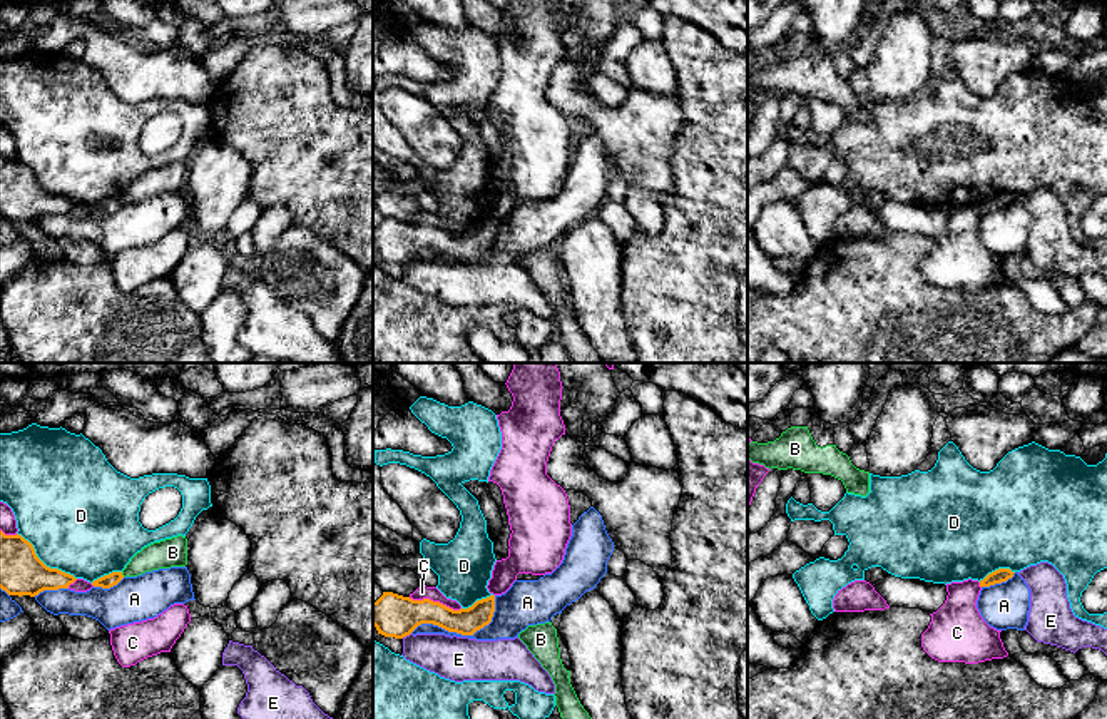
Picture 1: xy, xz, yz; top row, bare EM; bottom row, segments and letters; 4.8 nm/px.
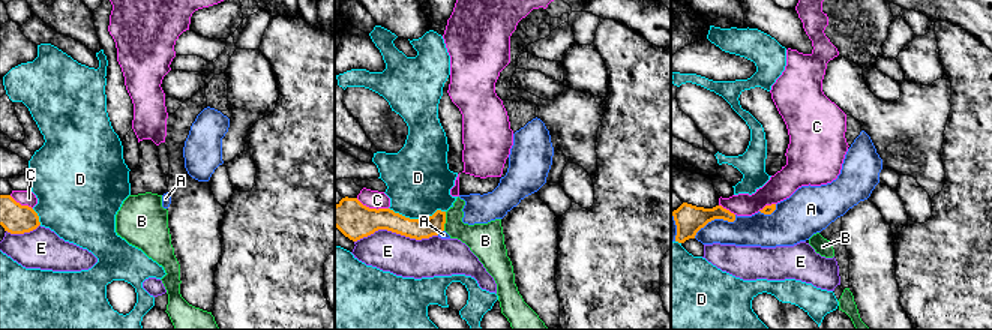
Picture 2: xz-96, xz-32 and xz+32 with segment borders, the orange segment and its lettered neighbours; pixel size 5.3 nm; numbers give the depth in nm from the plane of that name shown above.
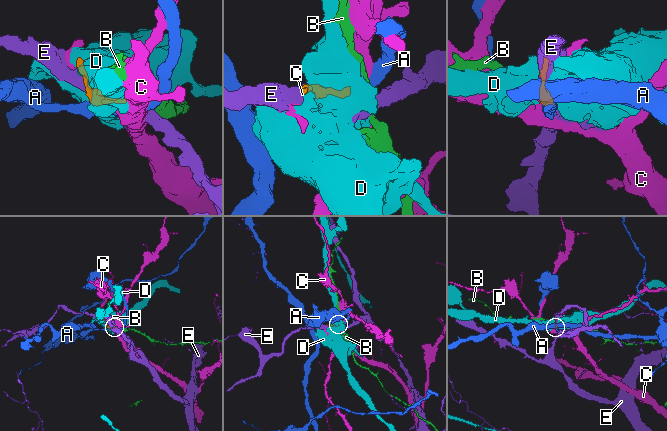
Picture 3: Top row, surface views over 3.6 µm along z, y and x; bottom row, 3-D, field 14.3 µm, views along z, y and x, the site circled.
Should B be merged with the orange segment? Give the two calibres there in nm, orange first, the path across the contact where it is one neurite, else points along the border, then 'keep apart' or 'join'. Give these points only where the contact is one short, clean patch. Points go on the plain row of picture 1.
70 nm thick on the orange side, 140 nm on the other; border along xy (121, 198), (124, 201); keep apart

